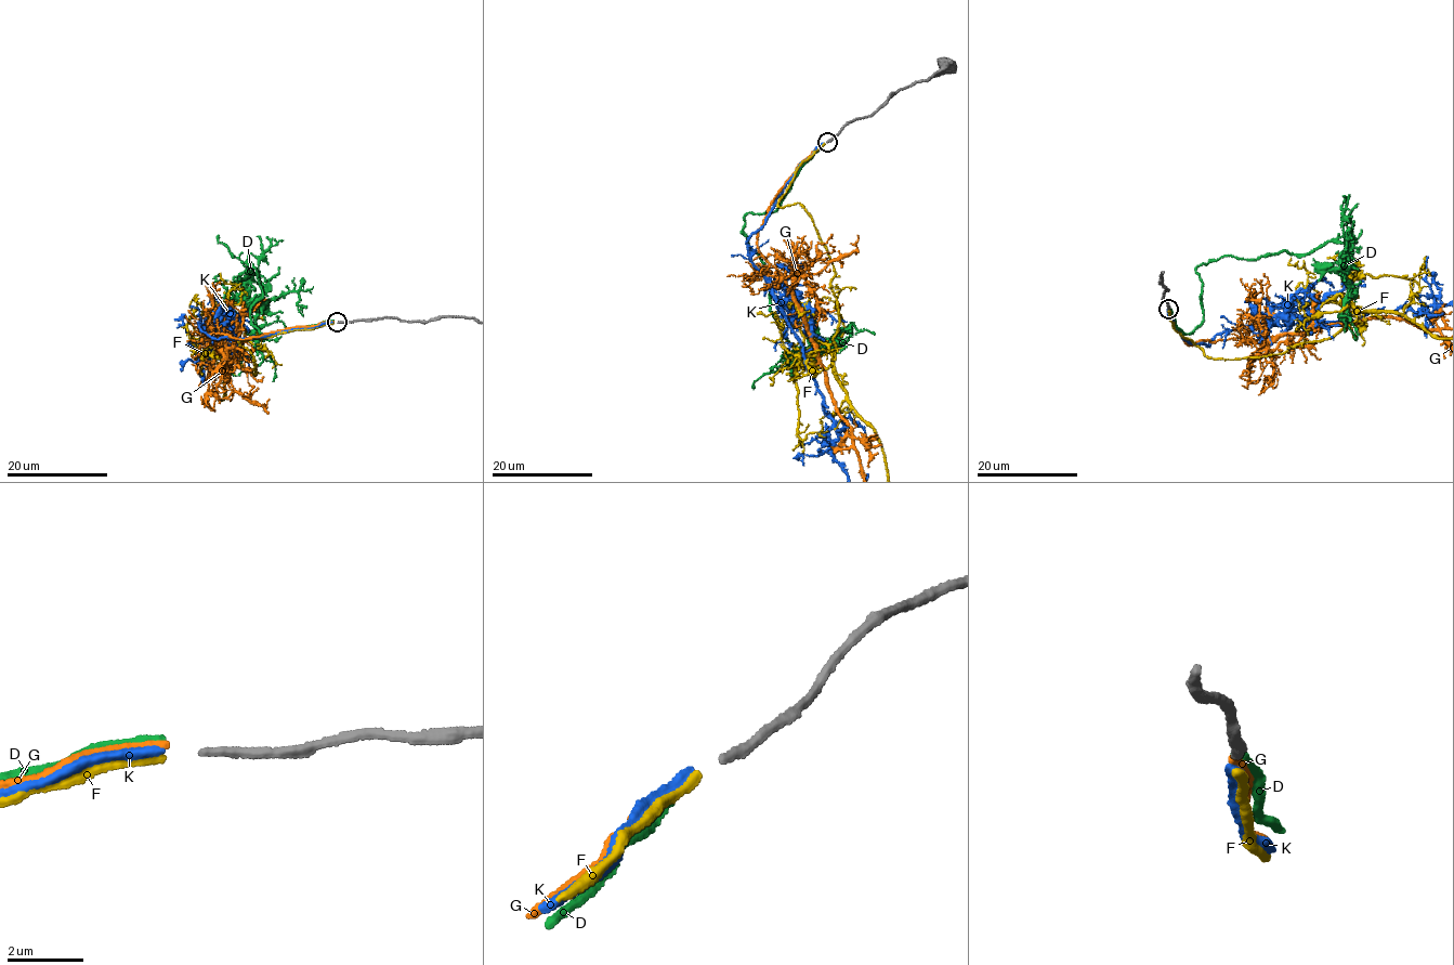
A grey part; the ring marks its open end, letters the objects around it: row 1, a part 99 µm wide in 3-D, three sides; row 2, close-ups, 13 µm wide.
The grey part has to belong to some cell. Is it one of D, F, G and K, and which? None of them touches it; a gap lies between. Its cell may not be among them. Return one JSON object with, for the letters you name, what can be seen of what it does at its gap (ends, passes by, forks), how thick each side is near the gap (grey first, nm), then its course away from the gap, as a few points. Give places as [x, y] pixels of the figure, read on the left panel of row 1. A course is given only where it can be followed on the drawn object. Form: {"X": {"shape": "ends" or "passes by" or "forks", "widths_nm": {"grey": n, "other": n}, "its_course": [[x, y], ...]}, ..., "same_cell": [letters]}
{"K": {"shape": "ends", "widths_nm": {"grey": 240, "other": 280}}, "same_cell": ["K"]}

